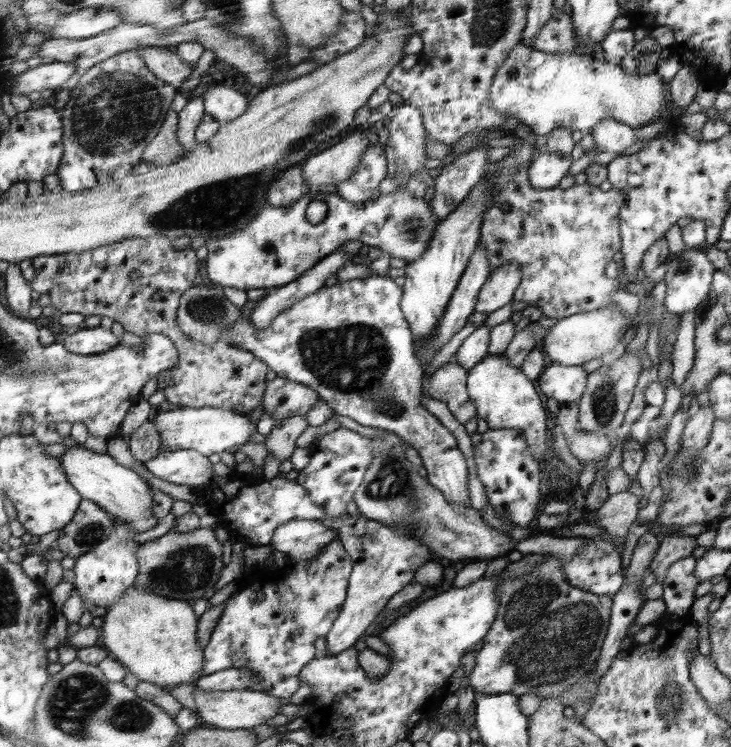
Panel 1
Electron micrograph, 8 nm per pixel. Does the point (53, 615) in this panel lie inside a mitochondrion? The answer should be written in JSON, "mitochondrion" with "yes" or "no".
{"mitochondrion":"no"}

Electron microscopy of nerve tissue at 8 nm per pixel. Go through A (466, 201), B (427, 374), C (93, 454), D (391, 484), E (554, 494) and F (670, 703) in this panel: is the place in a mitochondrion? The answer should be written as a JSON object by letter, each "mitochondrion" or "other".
{"A":"other","B":"other","C":"other","D":"mitochondrion","E":"other","F":"mitochondrion"}

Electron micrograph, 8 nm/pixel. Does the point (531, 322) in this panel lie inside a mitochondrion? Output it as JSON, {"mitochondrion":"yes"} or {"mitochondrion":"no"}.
{"mitochondrion":"no"}

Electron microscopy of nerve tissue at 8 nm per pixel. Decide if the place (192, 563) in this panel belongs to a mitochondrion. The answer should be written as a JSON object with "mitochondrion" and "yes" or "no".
{"mitochondrion":"yes"}

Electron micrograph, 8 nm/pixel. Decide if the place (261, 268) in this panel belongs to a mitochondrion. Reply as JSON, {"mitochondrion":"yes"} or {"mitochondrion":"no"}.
{"mitochondrion":"no"}

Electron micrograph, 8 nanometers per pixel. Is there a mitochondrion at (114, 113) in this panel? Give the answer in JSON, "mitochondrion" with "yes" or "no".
{"mitochondrion":"yes"}

